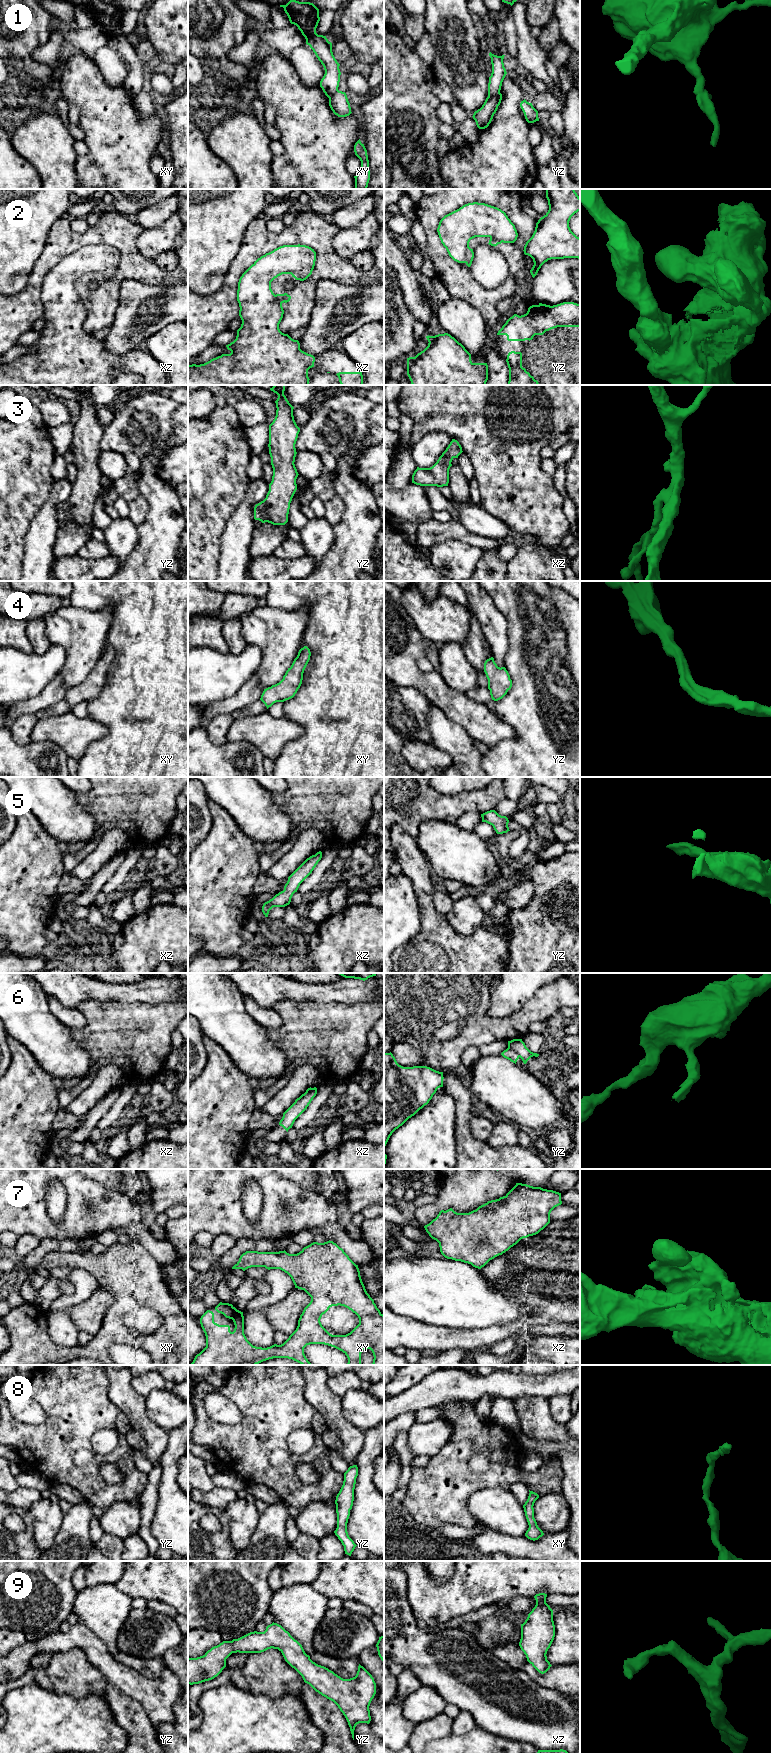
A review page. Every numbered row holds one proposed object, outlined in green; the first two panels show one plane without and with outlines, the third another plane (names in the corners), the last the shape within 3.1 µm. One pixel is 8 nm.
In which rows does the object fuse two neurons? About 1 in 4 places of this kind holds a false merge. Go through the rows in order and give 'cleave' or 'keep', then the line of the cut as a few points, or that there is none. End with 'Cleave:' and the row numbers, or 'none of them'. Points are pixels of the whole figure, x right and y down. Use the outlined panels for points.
1: cleave; cut in yz along (499, 91), (494, 95), (488, 96)
2: cleave; cut in yz along (468, 246), (464, 262)
3: keep; no cut
4: keep; no cut
5: keep; no cut
6: cleave; cut in yz along (508, 1047), (519, 1056)
7: keep; no cut
8: keep; no cut
9: keep; no cut
Cleave: 1, 2, 6

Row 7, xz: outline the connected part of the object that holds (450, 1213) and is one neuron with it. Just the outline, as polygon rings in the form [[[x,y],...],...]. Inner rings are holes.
[[[516,1183],[505,1196],[488,1201],[469,1213],[457,1213],[452,1208],[441,1210],[424,1228],[439,1243],[440,1252],[445,1258],[481,1269],[521,1239],[543,1230],[550,1223],[551,1211],[561,1204],[559,1192]]]

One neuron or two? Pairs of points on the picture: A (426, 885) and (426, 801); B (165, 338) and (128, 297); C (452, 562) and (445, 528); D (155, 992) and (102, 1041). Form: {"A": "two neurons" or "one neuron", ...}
{"A": "two neurons", "B": "two neurons", "C": "two neurons", "D": "two neurons"}

